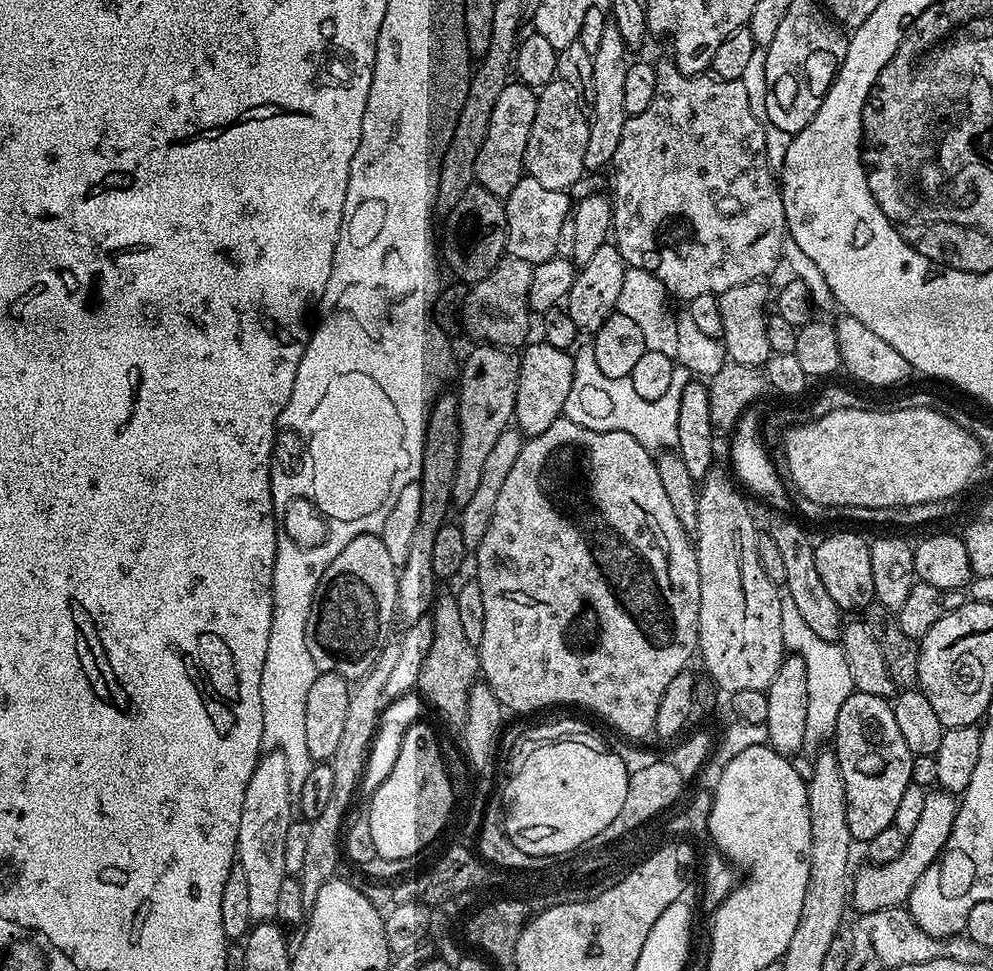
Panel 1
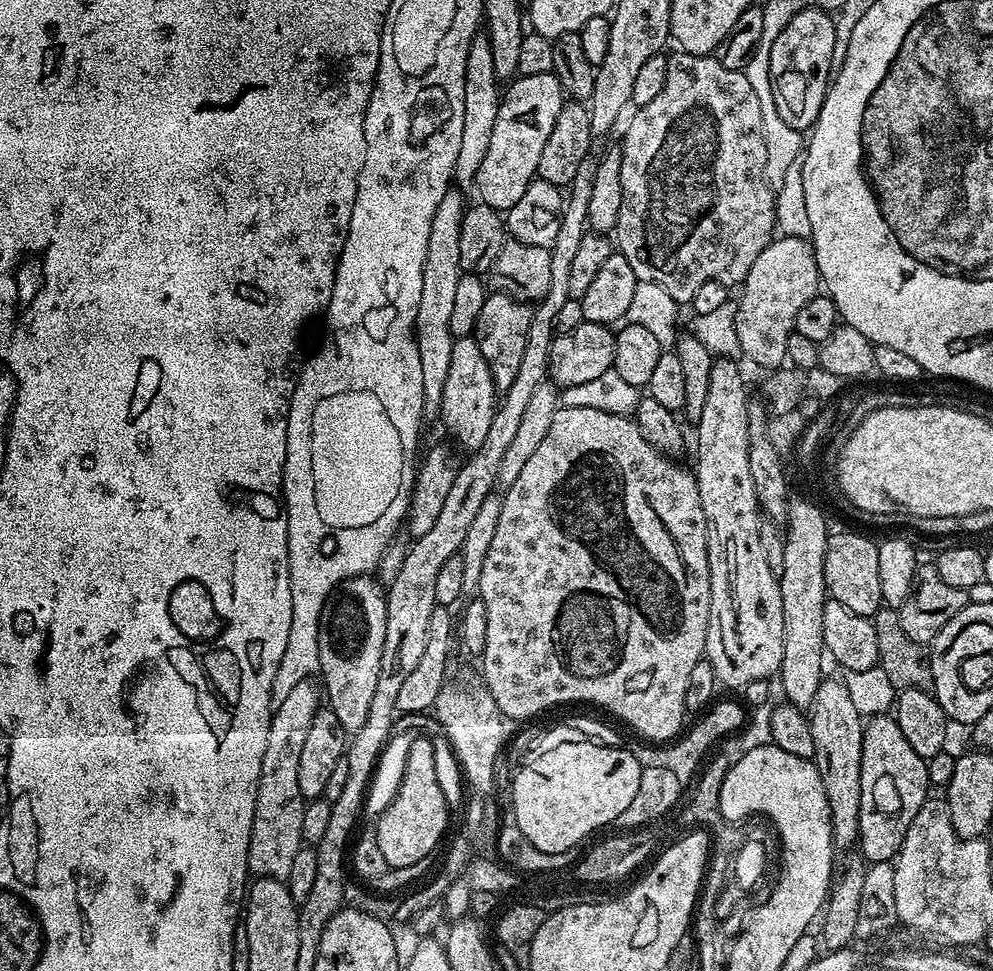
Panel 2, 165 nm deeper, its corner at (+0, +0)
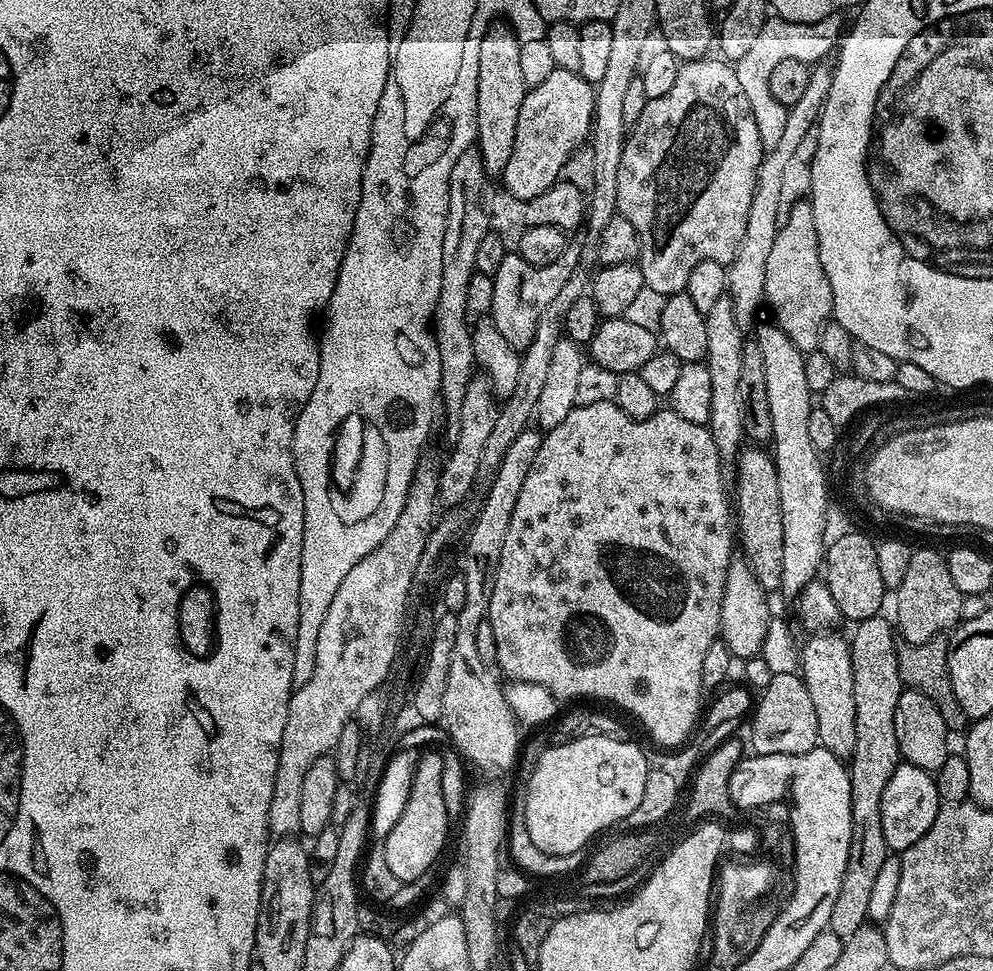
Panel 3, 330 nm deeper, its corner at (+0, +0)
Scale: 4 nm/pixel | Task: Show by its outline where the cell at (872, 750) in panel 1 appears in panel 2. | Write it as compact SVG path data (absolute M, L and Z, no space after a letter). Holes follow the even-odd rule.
M888 714L873 716L865 723L862 738L862 806L860 807L859 855L868 864L891 861L900 853L902 838L914 814L930 795L928 766L906 742L906 734Z

